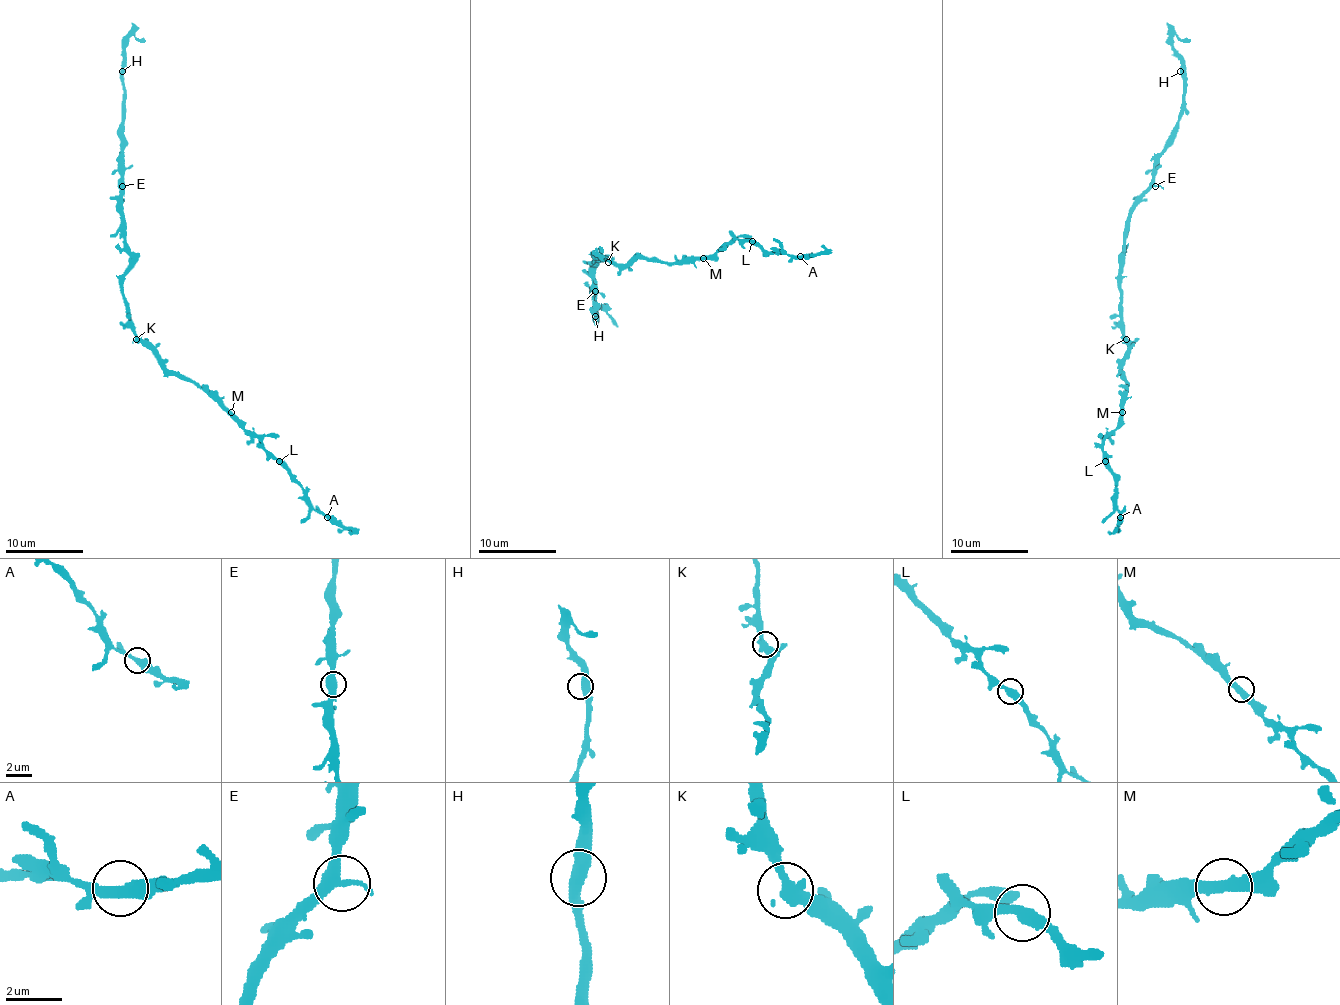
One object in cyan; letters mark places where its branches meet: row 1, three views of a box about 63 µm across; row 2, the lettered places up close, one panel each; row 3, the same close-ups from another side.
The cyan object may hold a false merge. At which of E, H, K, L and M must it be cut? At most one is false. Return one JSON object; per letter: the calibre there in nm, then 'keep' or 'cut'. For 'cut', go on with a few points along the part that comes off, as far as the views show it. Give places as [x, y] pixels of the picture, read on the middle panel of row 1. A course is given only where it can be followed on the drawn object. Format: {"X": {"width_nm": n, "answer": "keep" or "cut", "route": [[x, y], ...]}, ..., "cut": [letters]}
{"E": {"width_nm": 440, "answer": "keep"}, "H": {"width_nm": 480, "answer": "keep"}, "K": {"width_nm": 400, "answer": "keep"}, "L": {"width_nm": 440, "answer": "keep"}, "M": {"width_nm": 440, "answer": "keep"}, "cut": []}

